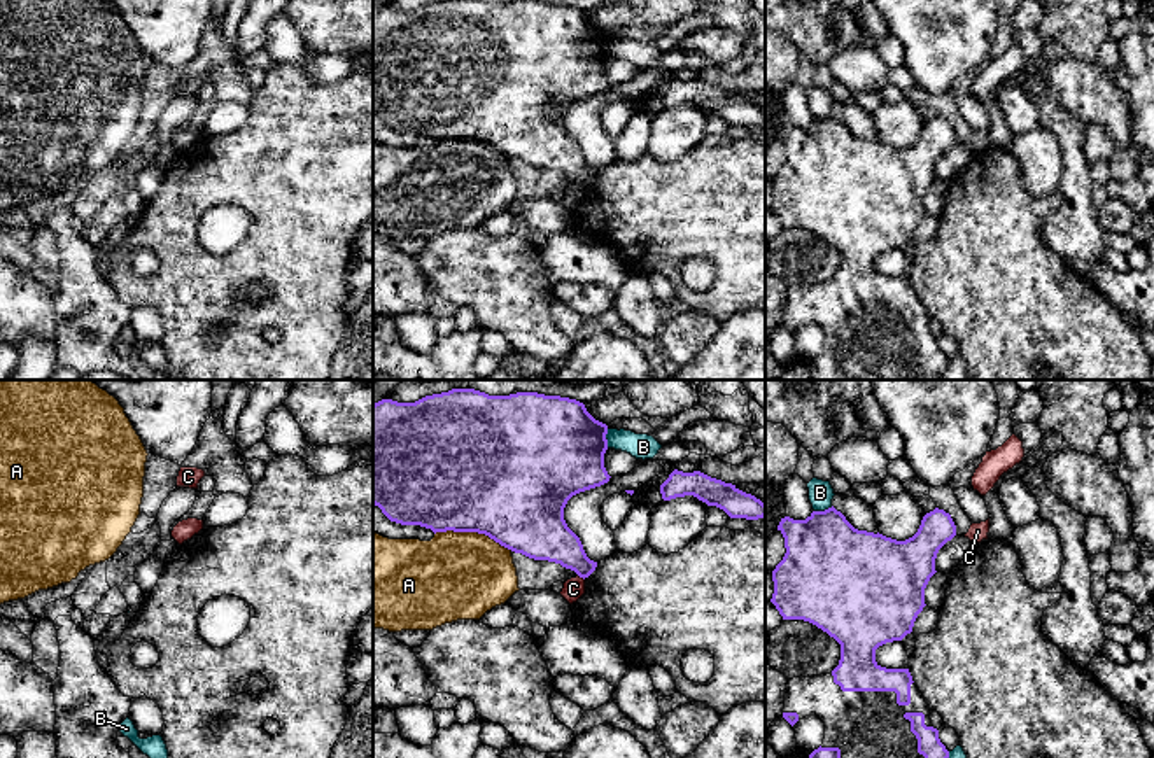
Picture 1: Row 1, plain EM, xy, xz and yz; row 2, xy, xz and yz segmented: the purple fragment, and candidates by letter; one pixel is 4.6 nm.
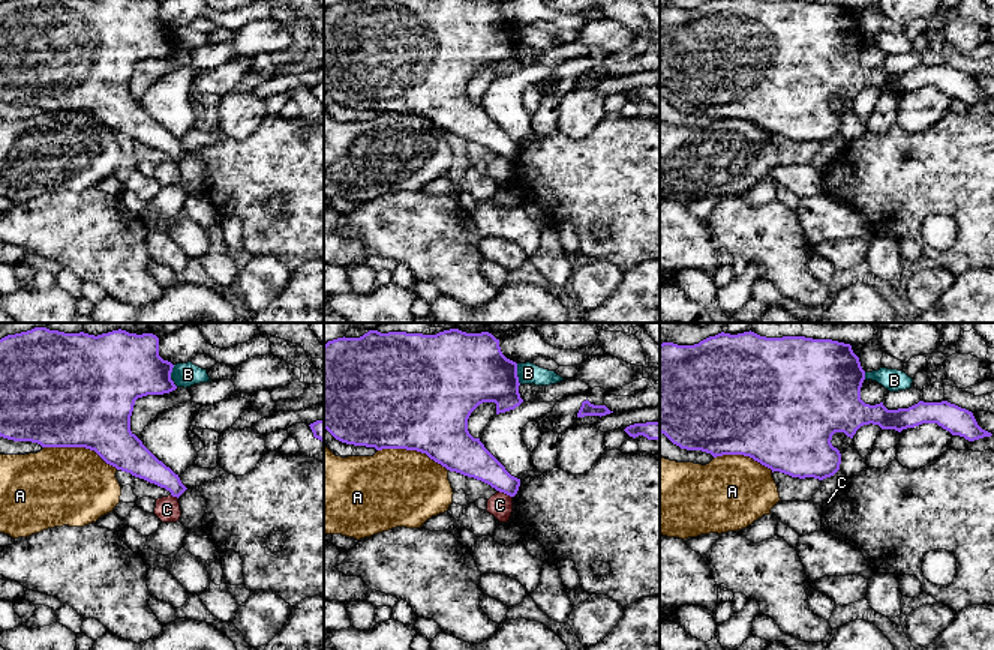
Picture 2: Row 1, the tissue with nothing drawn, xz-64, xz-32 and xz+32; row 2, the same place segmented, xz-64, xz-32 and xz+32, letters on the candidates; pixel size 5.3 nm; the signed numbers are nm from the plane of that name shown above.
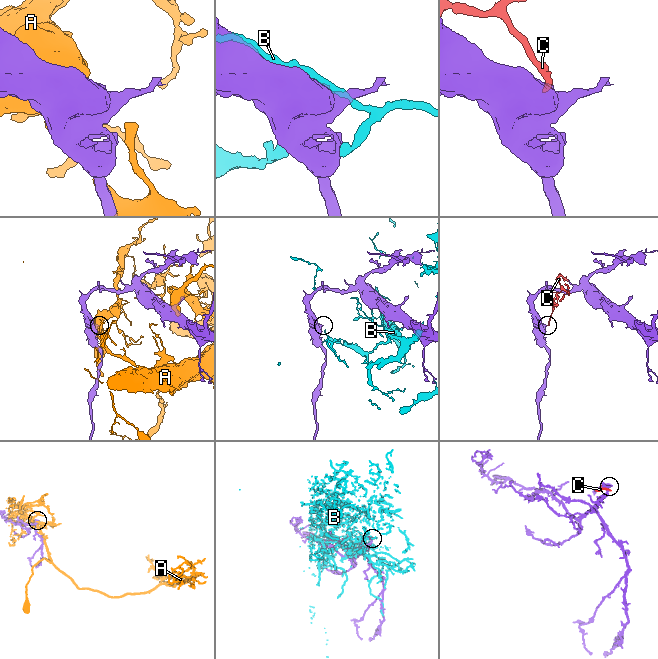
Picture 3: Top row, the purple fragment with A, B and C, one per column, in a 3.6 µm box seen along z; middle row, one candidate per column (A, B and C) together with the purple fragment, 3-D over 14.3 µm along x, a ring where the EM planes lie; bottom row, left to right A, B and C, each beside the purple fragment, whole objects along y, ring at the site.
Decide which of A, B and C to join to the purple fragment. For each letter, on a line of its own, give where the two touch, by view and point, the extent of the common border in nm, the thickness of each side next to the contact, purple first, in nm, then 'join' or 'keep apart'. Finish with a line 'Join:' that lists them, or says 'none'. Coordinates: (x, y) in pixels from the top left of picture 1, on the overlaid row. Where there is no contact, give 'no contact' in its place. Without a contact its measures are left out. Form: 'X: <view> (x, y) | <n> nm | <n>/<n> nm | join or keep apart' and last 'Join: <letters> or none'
A: xz (473, 531) | 360 nm | 500/400 nm | keep apart
B: xz (605, 438) | 90 nm | 480/110 nm | keep apart
C: xz (582, 576) | 40 nm | 220/100 nm | keep apart
Join: none

